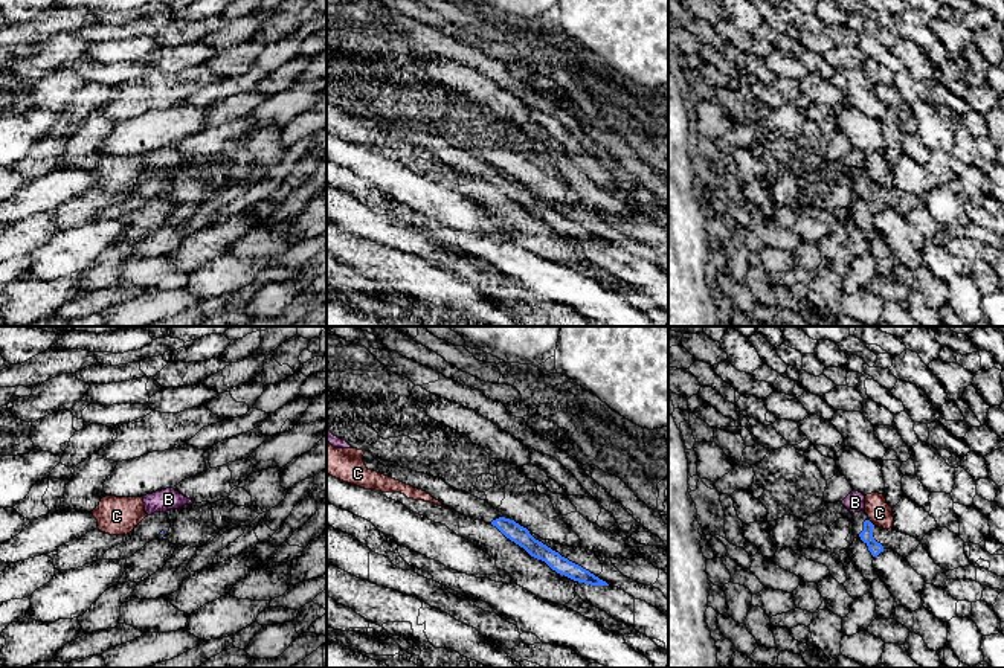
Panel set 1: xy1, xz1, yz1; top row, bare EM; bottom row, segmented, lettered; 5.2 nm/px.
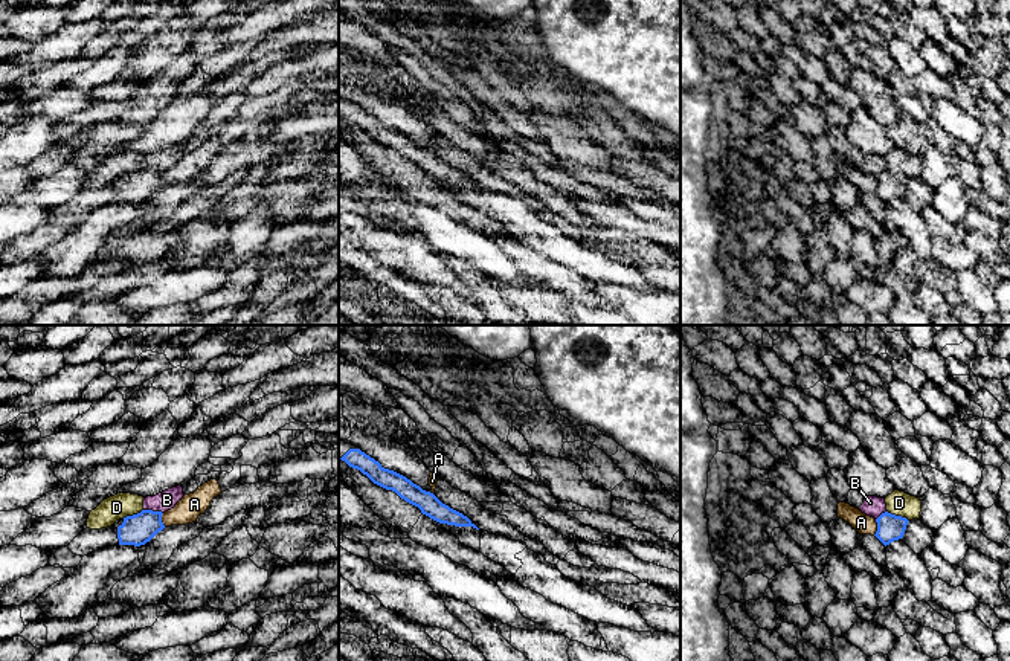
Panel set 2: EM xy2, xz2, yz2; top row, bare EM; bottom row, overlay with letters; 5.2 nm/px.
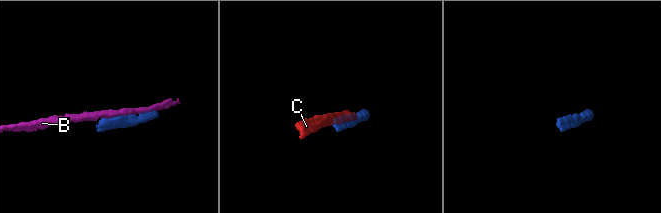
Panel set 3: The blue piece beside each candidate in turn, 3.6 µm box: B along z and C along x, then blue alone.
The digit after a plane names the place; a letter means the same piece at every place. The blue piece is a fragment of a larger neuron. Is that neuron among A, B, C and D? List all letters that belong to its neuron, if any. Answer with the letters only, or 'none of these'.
none of these

